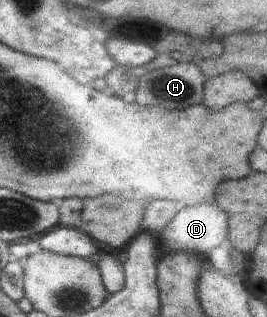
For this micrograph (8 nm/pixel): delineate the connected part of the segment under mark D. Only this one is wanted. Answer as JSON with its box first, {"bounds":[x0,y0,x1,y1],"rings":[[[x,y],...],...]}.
{"bounds":[161,205,227,253],"rings":[[[217,205],[185,207],[161,233],[171,251],[207,253],[227,239],[227,215]]]}

